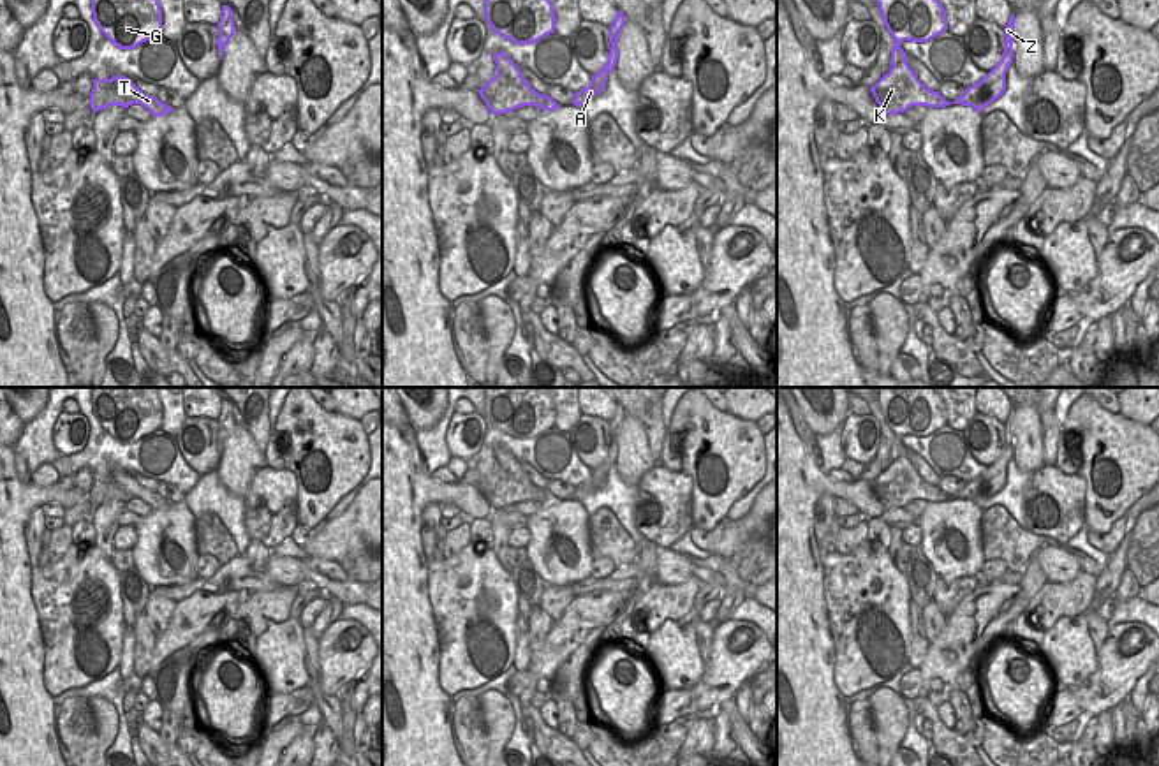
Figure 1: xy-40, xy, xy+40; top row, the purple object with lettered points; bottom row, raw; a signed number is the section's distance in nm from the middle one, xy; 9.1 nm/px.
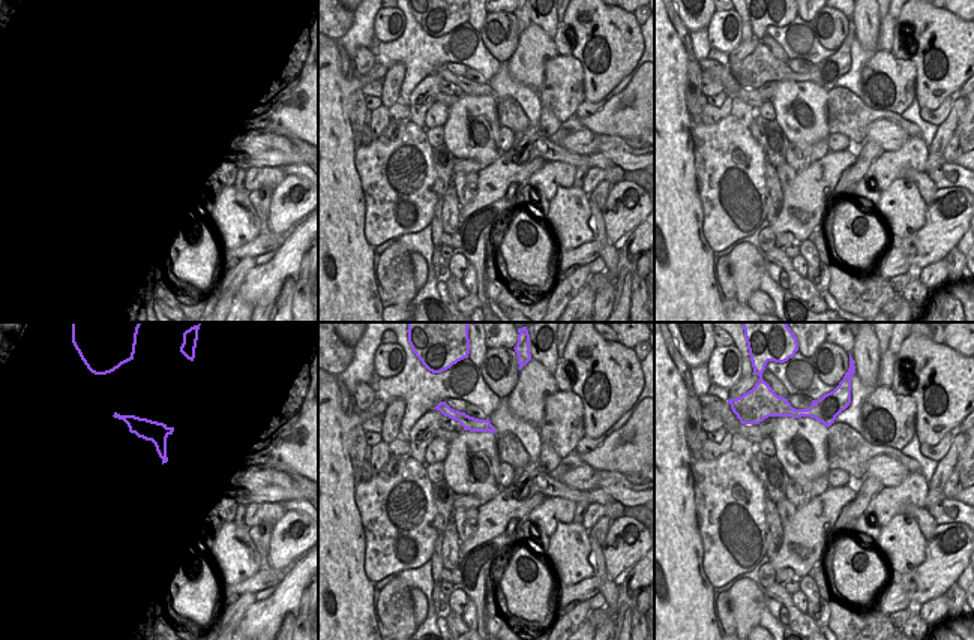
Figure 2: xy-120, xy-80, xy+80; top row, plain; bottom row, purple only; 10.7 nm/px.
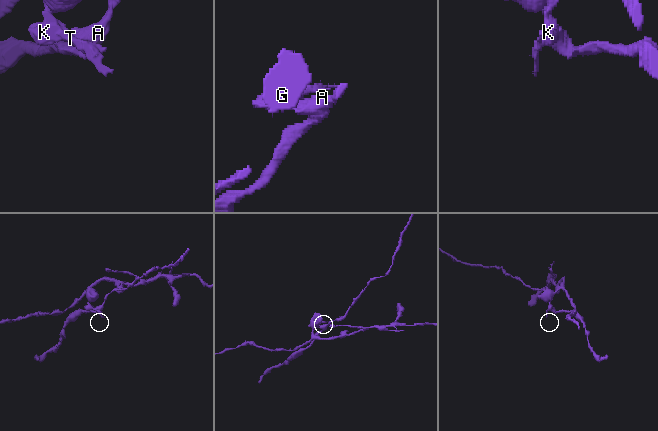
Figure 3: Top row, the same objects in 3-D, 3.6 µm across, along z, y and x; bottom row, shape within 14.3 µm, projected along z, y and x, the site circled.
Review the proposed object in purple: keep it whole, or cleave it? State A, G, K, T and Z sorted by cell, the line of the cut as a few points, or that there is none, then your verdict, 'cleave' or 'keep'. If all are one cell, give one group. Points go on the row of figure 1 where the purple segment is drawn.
A K Z / G T | xy (497, 69), (516, 87), (534, 92) | cleave

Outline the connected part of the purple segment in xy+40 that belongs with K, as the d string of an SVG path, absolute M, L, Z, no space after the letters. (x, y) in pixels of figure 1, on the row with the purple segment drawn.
M1015 14L1009 18L1004 33L1000 62L979 83L965 88L955 102L948 102L939 92L926 88L905 62L891 67L870 92L884 114L898 114L912 106L946 107L949 104L972 106L981 113L1006 90L1006 72L1013 63Z

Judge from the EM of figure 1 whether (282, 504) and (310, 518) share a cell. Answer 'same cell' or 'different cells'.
different cells

